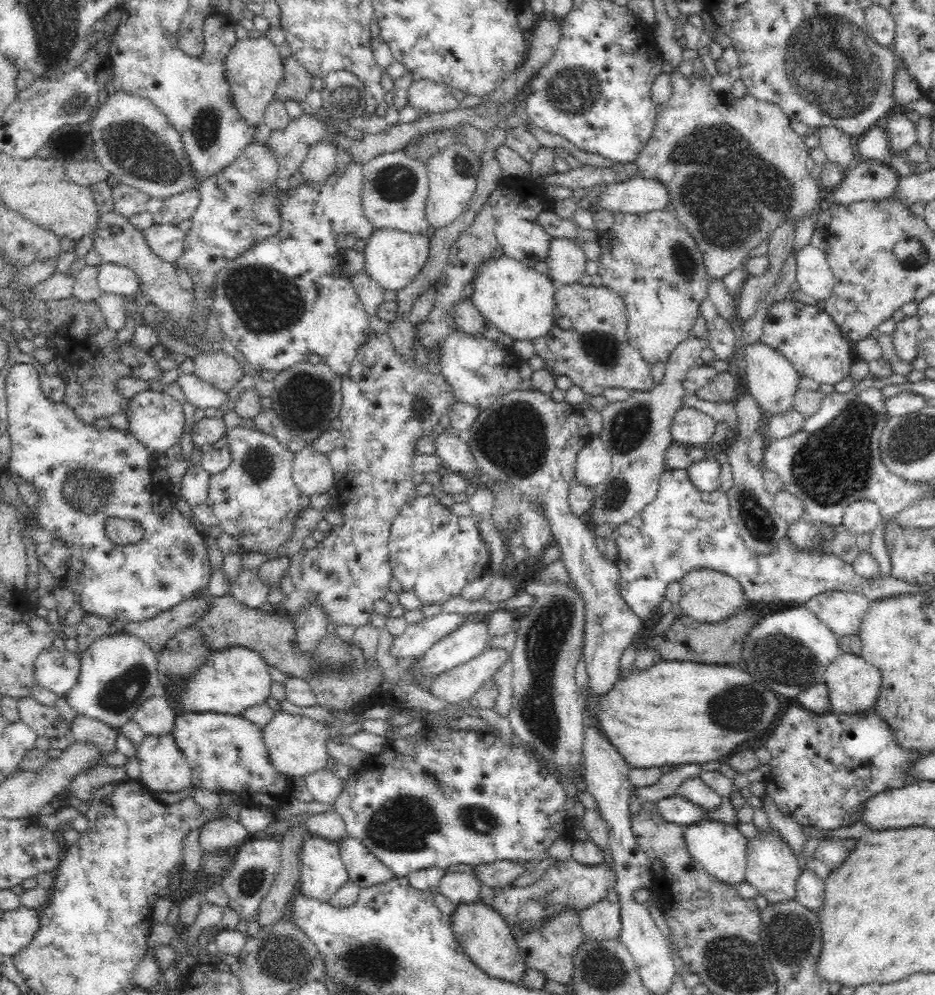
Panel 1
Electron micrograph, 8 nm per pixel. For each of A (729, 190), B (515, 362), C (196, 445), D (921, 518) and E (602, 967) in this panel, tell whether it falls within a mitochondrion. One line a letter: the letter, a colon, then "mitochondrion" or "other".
A: mitochondrion
B: other
C: other
D: other
E: mitochondrion

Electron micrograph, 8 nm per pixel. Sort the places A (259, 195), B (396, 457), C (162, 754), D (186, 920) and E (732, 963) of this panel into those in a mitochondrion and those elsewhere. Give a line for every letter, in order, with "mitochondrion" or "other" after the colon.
A: mitochondrion
B: other
C: other
D: other
E: mitochondrion

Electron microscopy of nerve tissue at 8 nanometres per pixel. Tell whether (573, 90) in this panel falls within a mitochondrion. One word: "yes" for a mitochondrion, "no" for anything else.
yes

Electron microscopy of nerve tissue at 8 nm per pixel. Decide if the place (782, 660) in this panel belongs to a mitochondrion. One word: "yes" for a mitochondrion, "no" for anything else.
yes

